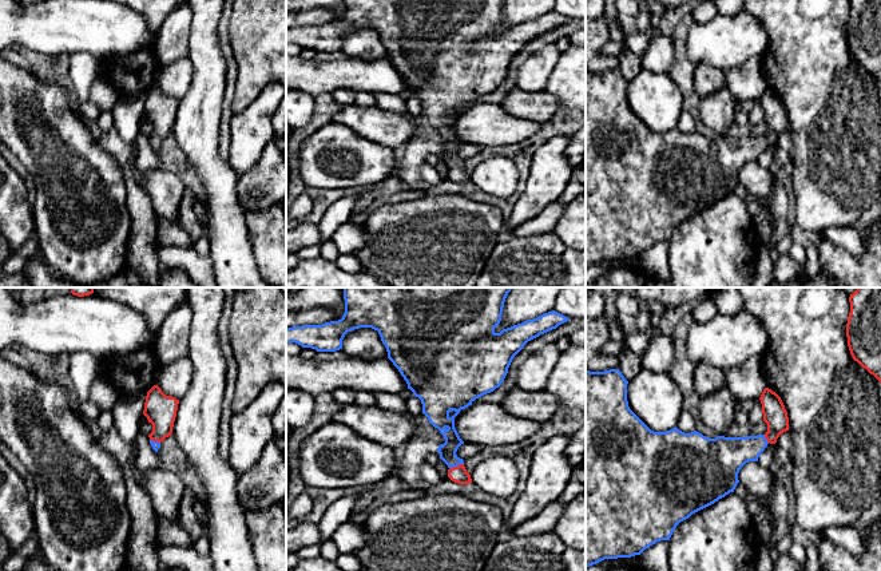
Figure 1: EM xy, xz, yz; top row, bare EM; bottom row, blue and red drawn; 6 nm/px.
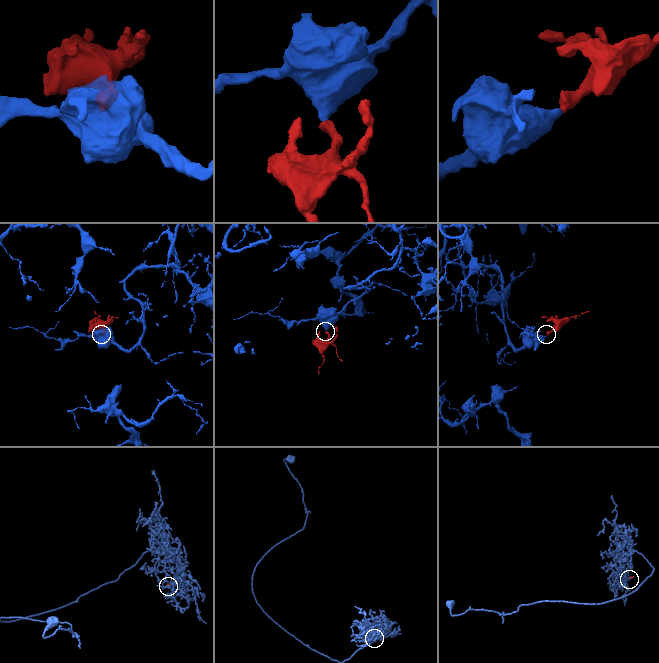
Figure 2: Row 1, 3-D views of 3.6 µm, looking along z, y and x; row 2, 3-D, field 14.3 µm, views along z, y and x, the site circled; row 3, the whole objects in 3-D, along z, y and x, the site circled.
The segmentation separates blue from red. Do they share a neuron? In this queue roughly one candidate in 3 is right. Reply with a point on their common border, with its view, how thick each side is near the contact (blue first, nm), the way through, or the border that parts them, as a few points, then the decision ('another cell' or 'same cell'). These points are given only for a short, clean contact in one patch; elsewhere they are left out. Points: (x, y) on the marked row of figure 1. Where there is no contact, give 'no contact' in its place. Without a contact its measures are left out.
xz (456, 466) | 100/100 nm | across xz (448, 449), (448, 456), (456, 466), (459, 474) | same cell

